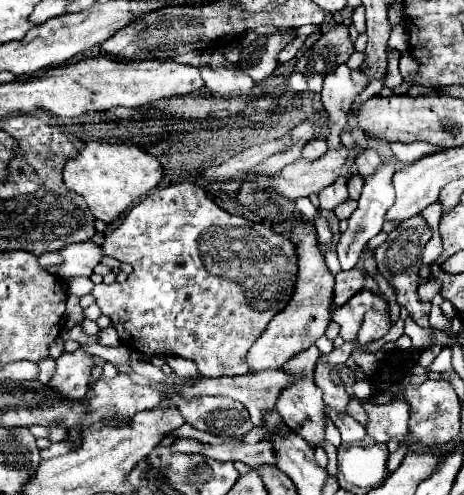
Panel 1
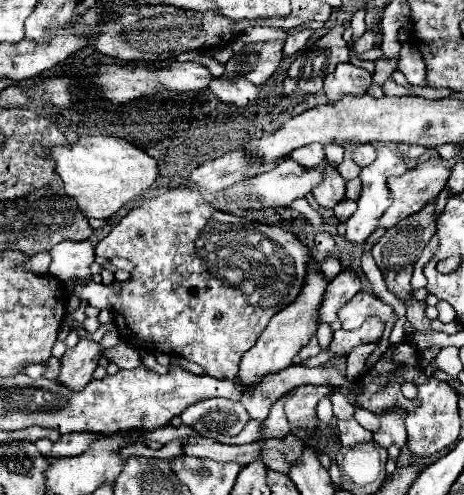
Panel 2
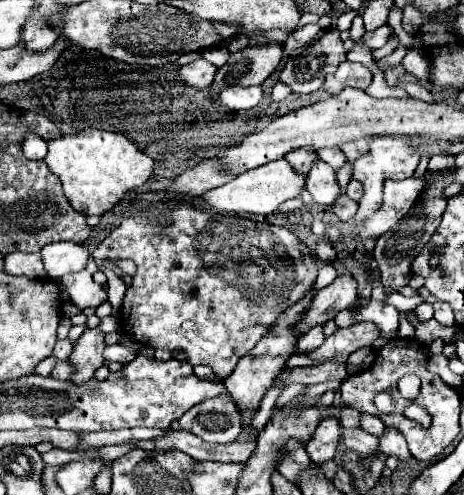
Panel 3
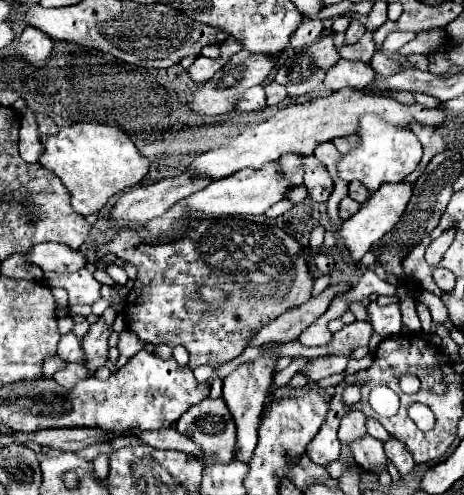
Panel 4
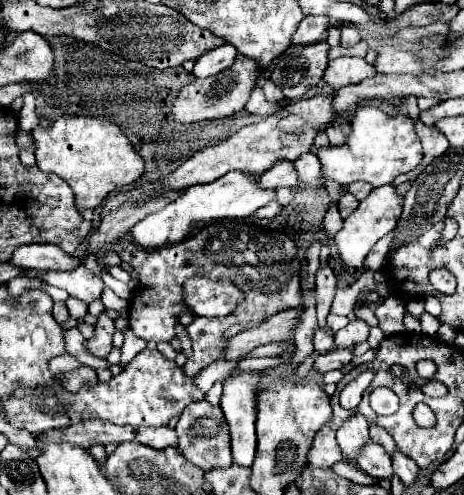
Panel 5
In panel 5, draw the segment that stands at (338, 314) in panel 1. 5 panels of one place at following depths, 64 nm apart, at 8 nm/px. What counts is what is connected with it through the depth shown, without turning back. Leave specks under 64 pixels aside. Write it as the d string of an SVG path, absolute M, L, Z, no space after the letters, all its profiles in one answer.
M390 296L376 308L376 318L378 318L378 328L384 332L384 336L391 336L406 331L404 326L404 304L400 298Z

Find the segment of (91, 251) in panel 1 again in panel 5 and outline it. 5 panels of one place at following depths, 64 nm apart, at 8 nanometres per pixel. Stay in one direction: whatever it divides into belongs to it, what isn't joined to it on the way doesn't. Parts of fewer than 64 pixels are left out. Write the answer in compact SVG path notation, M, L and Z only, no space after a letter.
M28 244L28 246L20 246L16 248L12 260L16 266L24 268L24 270L40 270L40 272L48 272L48 270L74 270L78 268L82 262L76 256L66 254L60 246L56 244Z

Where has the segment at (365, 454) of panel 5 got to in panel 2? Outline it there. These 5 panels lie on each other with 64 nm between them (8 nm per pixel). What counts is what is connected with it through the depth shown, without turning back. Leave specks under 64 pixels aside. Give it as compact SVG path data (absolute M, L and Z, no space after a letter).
M338 420L338 430L342 446L356 446L358 442L372 440L372 432L362 428L356 420Z

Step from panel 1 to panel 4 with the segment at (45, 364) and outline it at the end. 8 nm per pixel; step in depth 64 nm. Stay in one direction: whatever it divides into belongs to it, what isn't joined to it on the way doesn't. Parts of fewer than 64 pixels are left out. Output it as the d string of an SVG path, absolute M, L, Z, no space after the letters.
M66 364L64 368L56 370L52 378L54 378L60 386L64 386L64 388L74 388L76 382L80 382L82 378L90 378L90 376L92 376L92 374L86 372L86 368L84 368L82 364Z

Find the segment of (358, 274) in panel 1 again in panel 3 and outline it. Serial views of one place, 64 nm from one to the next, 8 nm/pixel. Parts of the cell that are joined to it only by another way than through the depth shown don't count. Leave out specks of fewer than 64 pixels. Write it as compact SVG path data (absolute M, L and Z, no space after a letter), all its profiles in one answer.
M340 274L330 286L322 288L314 300L310 310L296 324L298 332L308 332L316 324L324 324L334 320L340 310L350 308L358 298L358 284L350 274Z

